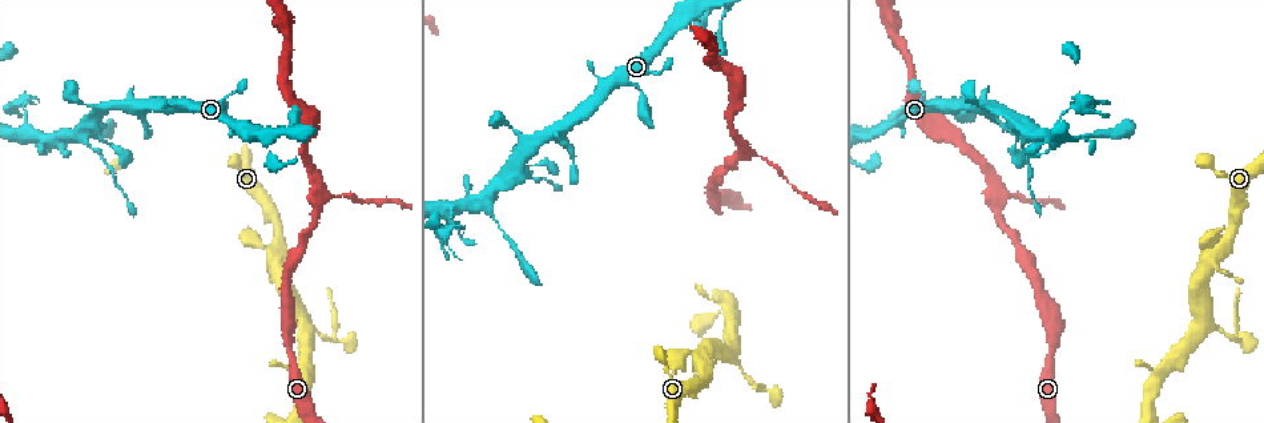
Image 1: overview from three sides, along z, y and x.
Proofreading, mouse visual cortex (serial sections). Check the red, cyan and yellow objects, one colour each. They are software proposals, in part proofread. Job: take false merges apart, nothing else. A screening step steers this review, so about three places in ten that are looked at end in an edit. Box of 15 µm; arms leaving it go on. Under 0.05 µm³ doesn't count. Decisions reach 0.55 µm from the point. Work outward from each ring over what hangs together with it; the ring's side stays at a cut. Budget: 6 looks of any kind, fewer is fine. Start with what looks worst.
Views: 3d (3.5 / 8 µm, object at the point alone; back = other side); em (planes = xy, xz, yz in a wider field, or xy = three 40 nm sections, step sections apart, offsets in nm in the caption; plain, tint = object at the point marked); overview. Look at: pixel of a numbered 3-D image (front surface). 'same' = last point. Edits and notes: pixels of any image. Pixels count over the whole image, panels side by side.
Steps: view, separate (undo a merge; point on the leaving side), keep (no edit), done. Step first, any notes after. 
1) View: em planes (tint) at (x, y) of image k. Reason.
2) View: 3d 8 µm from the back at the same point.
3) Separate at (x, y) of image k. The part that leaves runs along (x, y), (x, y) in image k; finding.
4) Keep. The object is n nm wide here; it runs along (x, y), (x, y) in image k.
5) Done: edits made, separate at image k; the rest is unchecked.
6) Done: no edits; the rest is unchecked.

View: 3d 3.5 µm at (763, 160) of image 1. A narrow waist.

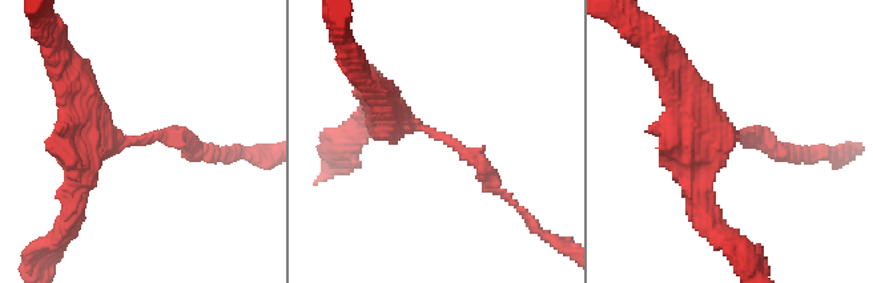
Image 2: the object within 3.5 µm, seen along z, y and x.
View: em xy step 3 (tint) at (142, 139) of image 2. The arms are 200, 400 nm wide; shape alone is not enough.

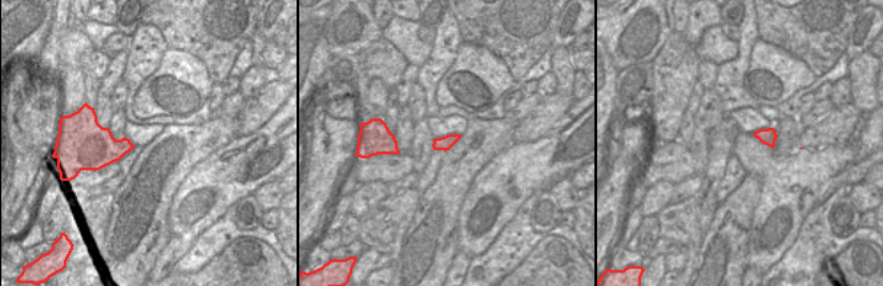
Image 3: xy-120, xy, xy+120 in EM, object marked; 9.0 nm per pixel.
Keep. The object is 130 nm wide here; it runs along (378, 102), (477, 160), (498, 190) in image 2; all the same cell.

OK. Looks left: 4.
View: 3d 3.5 µm at (526, 169) of image 1. Sharp bend.

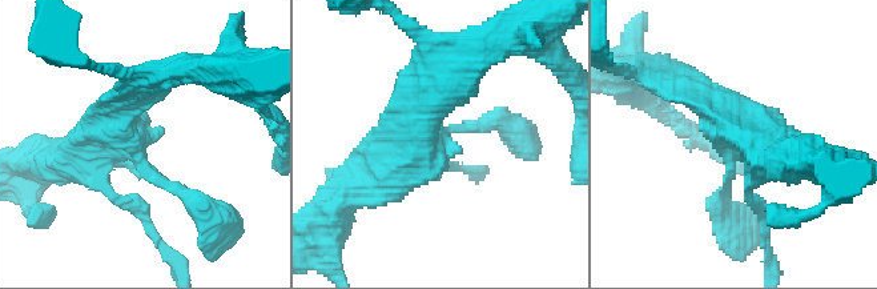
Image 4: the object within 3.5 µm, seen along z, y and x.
View: em planes (tint) at (136, 142) of image 4.

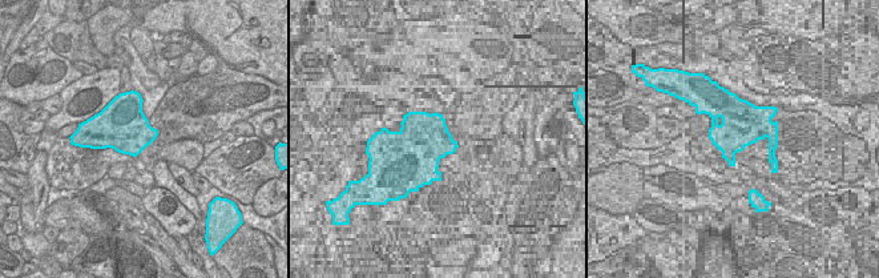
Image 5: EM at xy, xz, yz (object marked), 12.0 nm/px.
View: em xy step 1 (tint) at the same point.

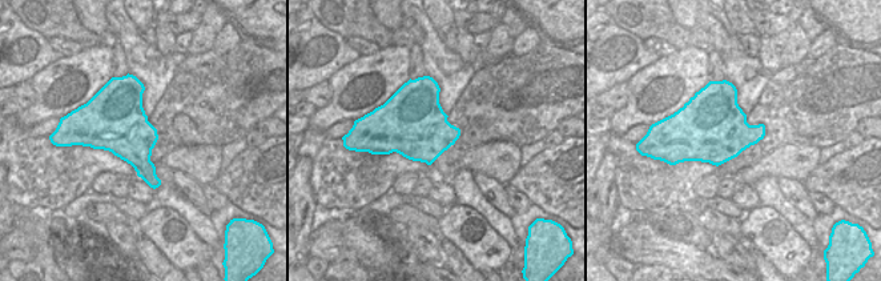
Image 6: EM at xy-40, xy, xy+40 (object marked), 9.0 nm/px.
Keep. The arms are 150, 200, 400, 450 nm wide; it runs along (455, 75), (357, 193) in image 4; one cell here.

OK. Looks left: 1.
Done: no edits; the rest is unchecked.

